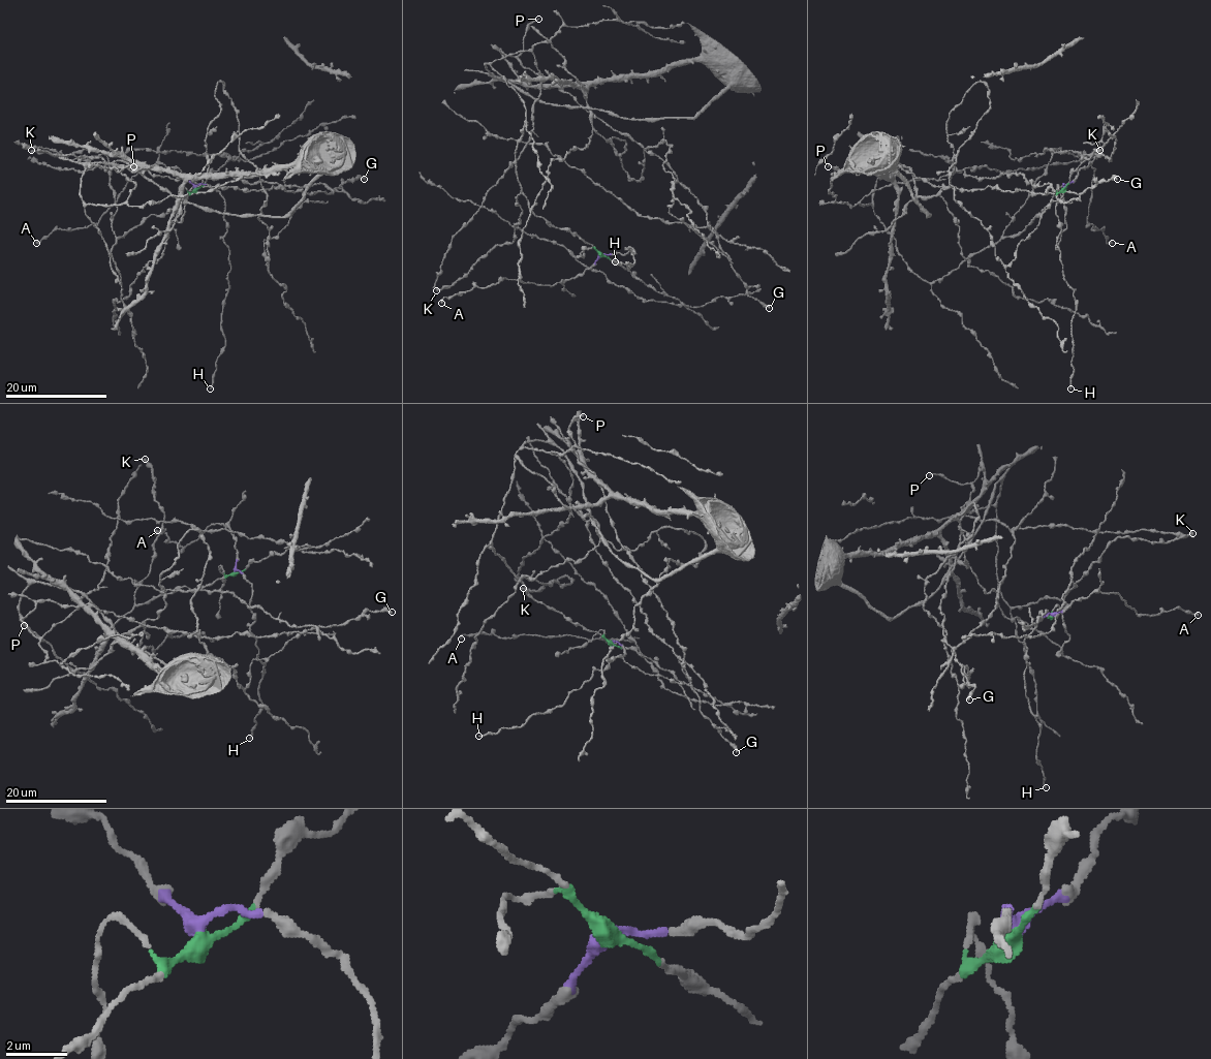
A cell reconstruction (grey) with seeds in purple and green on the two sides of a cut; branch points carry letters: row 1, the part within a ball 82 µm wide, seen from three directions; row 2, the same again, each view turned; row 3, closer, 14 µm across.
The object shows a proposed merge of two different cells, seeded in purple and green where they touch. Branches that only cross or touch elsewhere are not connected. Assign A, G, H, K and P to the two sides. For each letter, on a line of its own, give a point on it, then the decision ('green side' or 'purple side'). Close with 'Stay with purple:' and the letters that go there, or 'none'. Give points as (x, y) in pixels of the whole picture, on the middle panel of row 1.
A: at (441, 303); purple side
G: at (769, 308); green side
H: at (615, 261); purple side
K: at (436, 290); green side
P: at (538, 19); green side
Stay with purple: A, H

